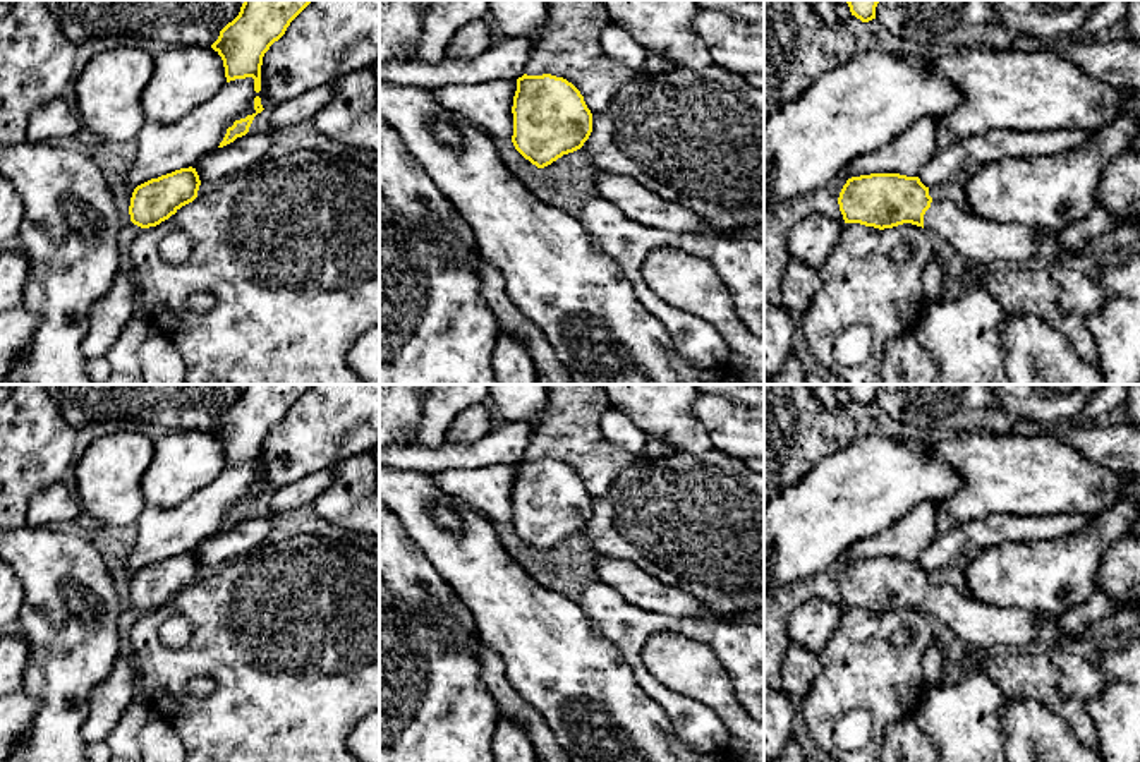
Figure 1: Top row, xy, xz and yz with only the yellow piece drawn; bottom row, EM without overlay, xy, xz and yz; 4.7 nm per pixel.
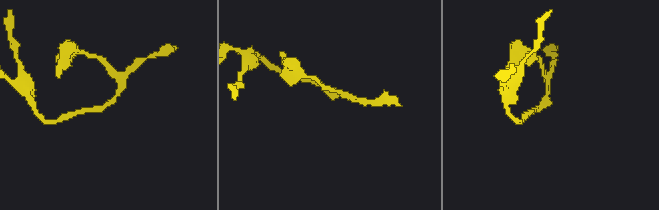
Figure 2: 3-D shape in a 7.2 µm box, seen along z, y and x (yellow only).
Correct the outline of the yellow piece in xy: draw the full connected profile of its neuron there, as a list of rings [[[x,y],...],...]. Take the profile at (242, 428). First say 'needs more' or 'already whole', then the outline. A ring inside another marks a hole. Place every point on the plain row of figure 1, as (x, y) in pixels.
already whole; [[[244,384],[239,400],[228,407],[211,432],[221,441],[227,467],[254,463],[261,475],[261,450],[270,431],[312,384]]]

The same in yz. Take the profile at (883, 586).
needs more; [[[870,558],[852,561],[838,582],[845,608],[879,614],[912,608],[931,613],[946,623],[960,640],[991,650],[1058,645],[1085,640],[1102,649],[1131,637],[1140,611],[1123,608],[1076,635],[1064,635],[1058,625],[1039,613],[1022,608],[996,608],[979,602],[955,585],[934,585],[919,561]]]

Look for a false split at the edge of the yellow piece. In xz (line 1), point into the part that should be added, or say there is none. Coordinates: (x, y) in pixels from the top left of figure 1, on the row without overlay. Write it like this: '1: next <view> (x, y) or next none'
1: next none

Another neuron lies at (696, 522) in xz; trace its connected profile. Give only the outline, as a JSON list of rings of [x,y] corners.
[[[718,450],[634,458],[606,496],[592,498],[592,517],[580,534],[601,556],[632,561],[661,584],[697,597],[718,616],[764,608],[764,474],[749,469],[742,458]]]

